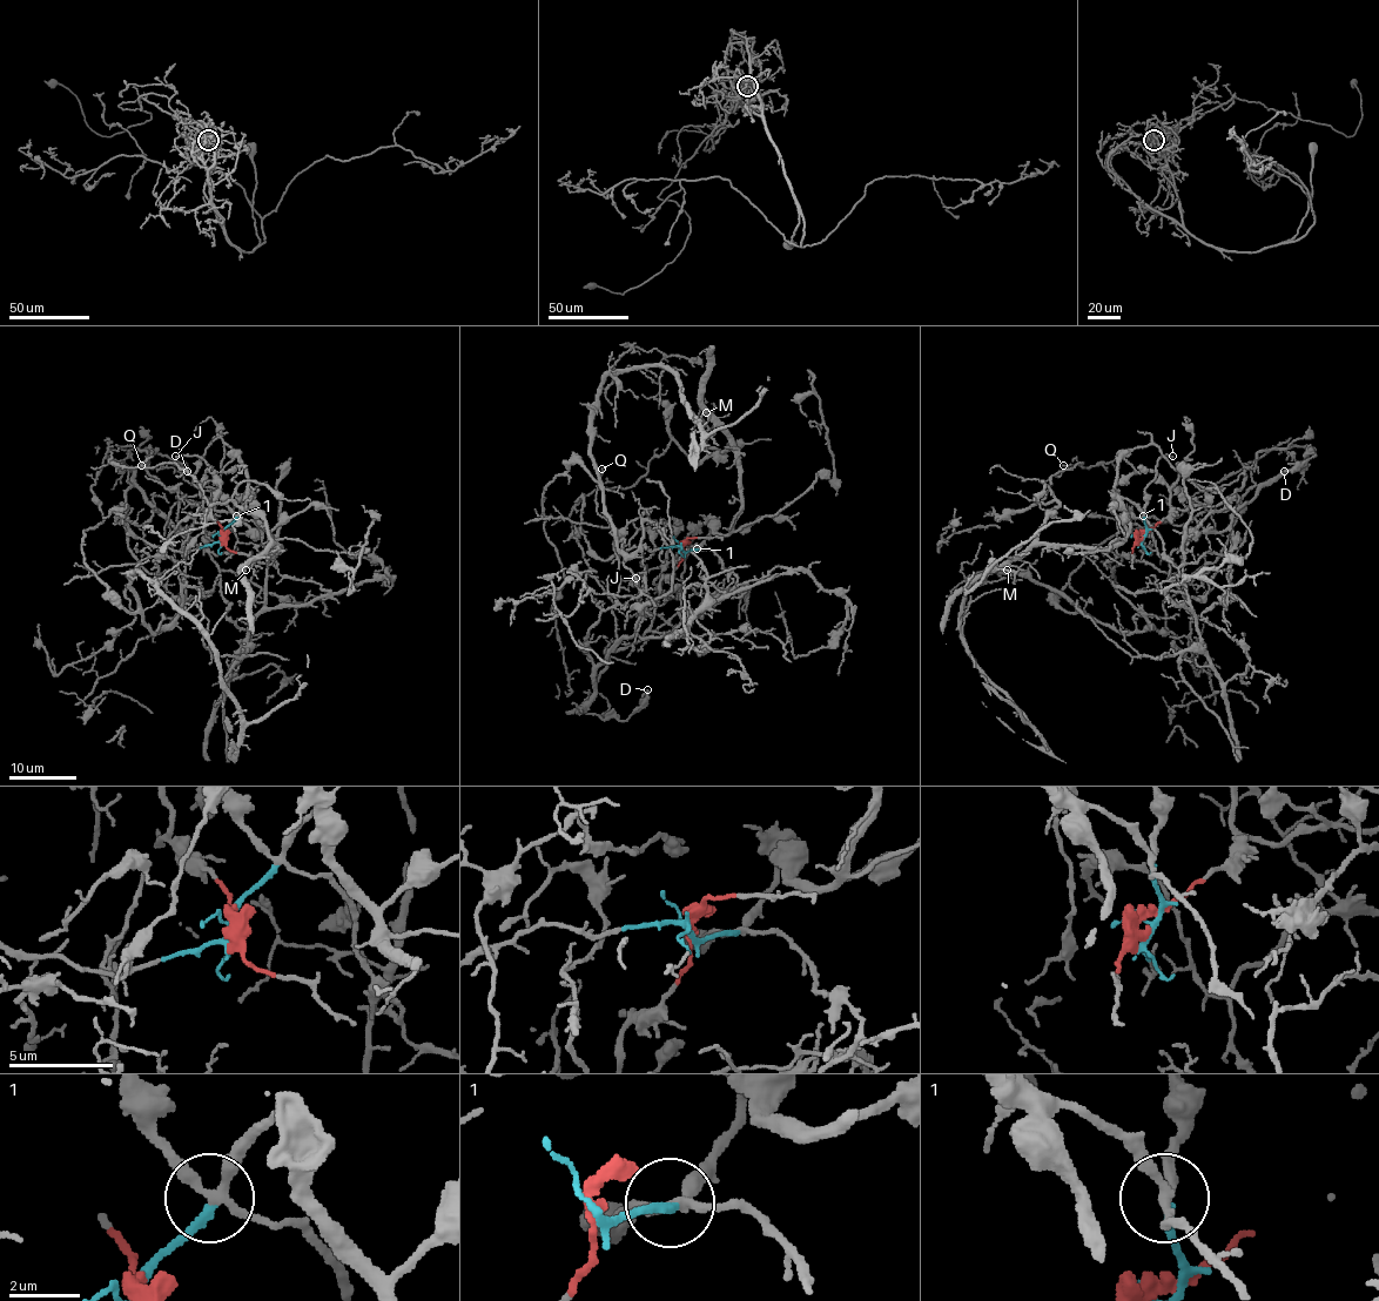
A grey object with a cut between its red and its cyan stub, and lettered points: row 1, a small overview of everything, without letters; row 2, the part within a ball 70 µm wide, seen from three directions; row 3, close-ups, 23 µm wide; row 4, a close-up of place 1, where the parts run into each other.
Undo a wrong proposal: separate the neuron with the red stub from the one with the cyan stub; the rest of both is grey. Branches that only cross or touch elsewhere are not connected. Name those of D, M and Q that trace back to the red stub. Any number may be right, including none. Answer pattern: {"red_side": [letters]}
{"red_side": ["D"]}

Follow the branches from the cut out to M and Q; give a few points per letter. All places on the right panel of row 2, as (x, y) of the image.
M: (1144, 538), (1144, 516), (1123, 499), (1122, 541), (1034, 544), (1010, 563), (1015, 571), (1007, 570)
Q: (1144, 538), (1125, 499), (1122, 541), (1045, 546), (1057, 503), (1034, 504), (1083, 466), (1063, 465)

